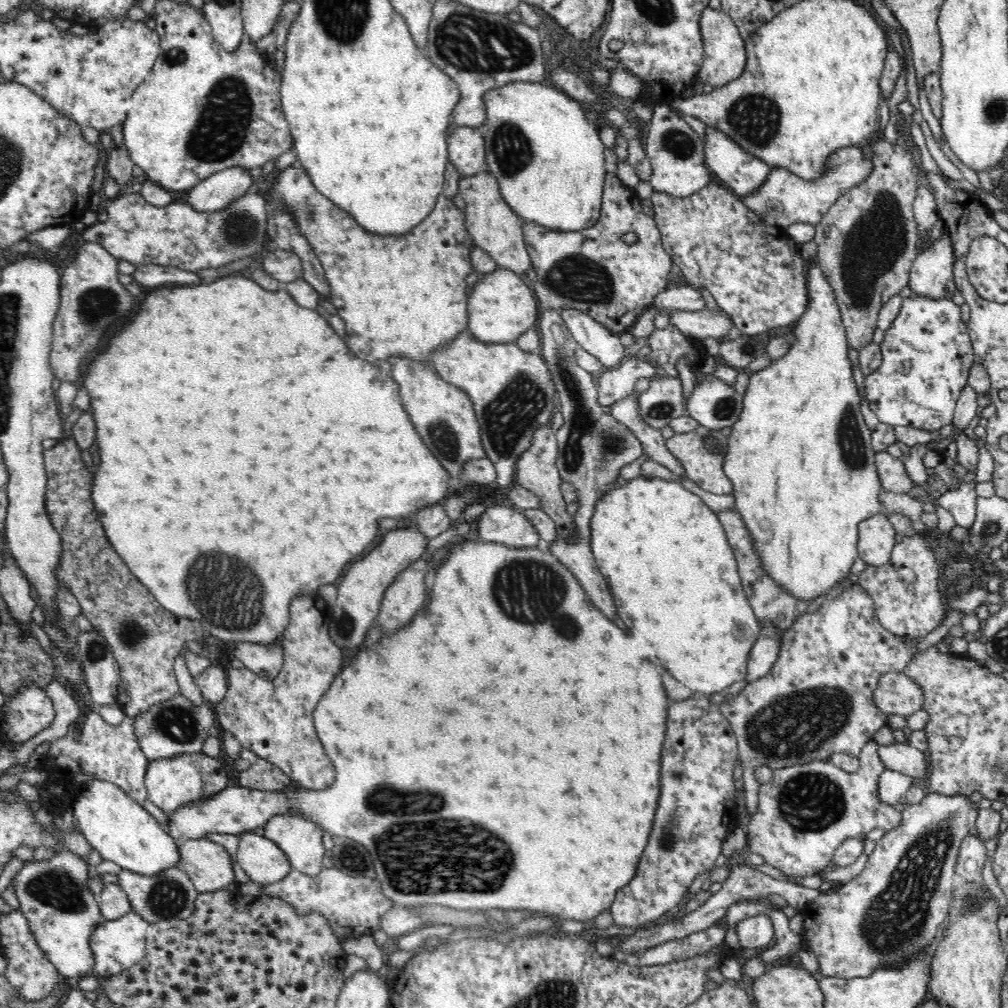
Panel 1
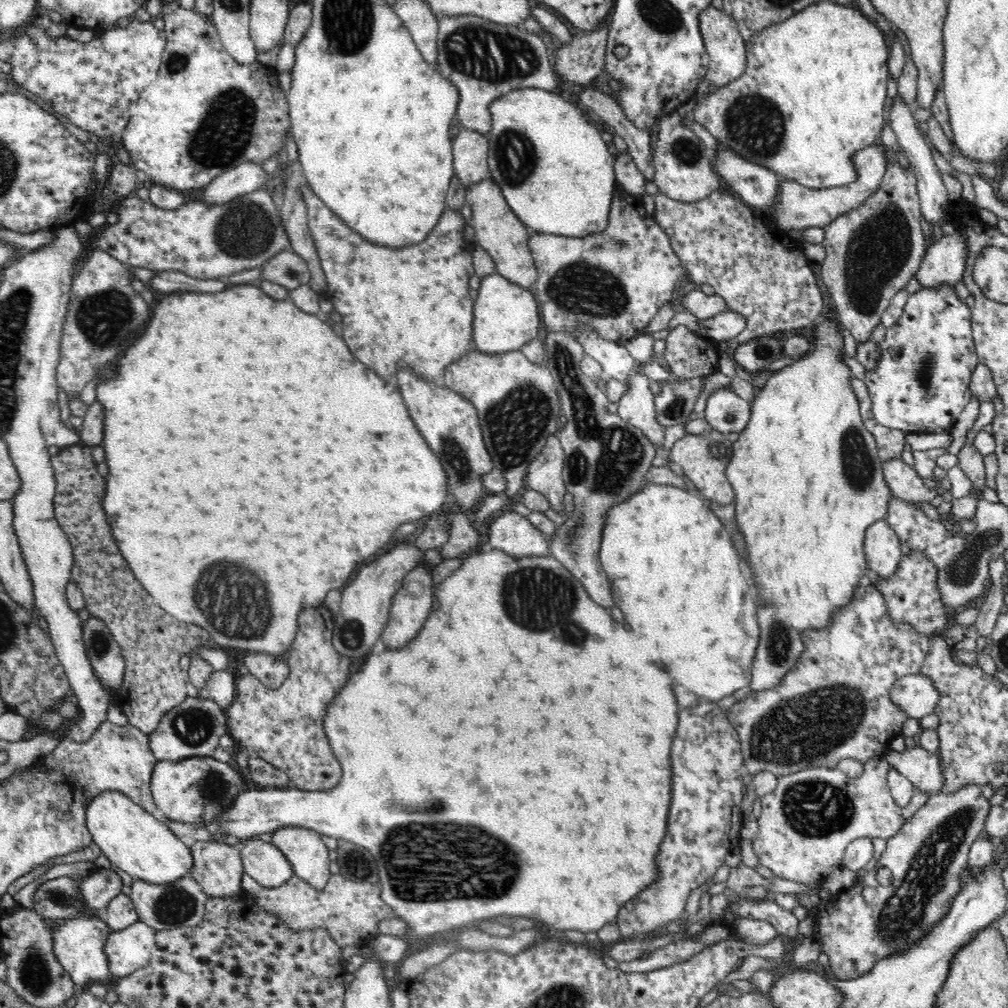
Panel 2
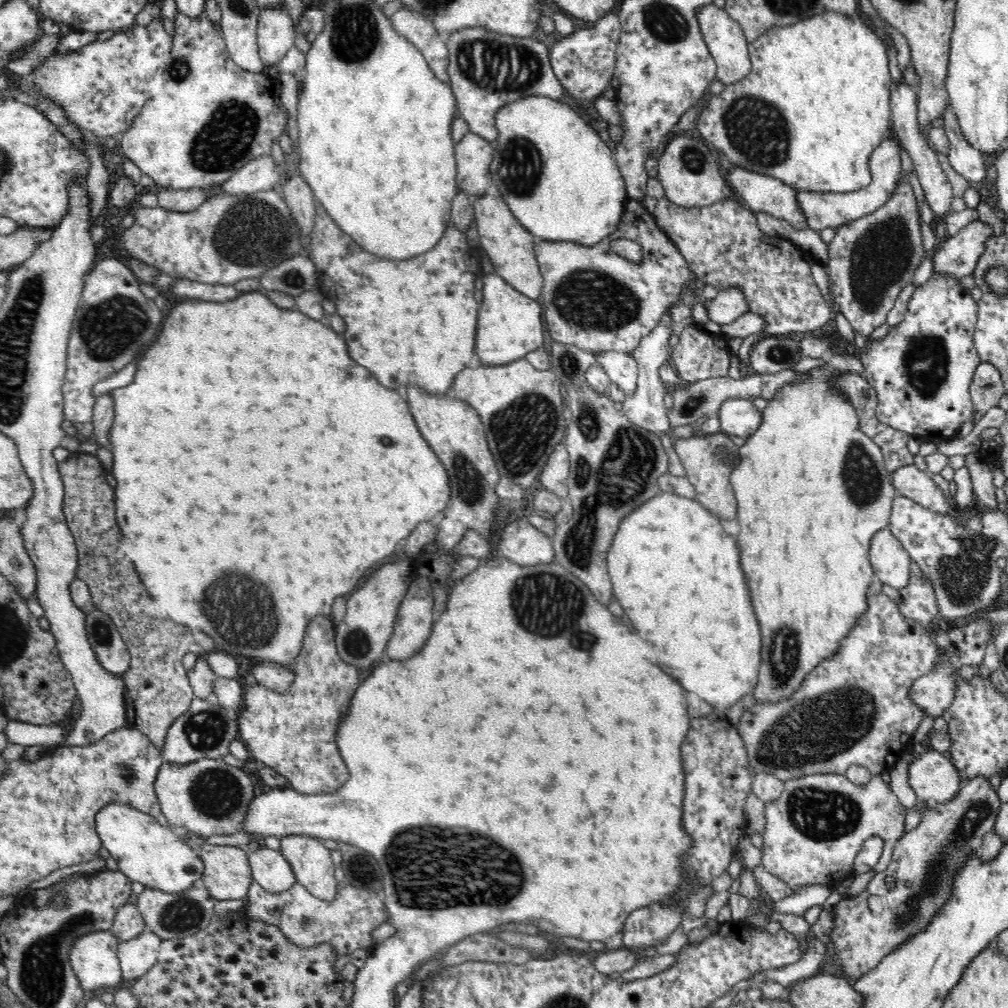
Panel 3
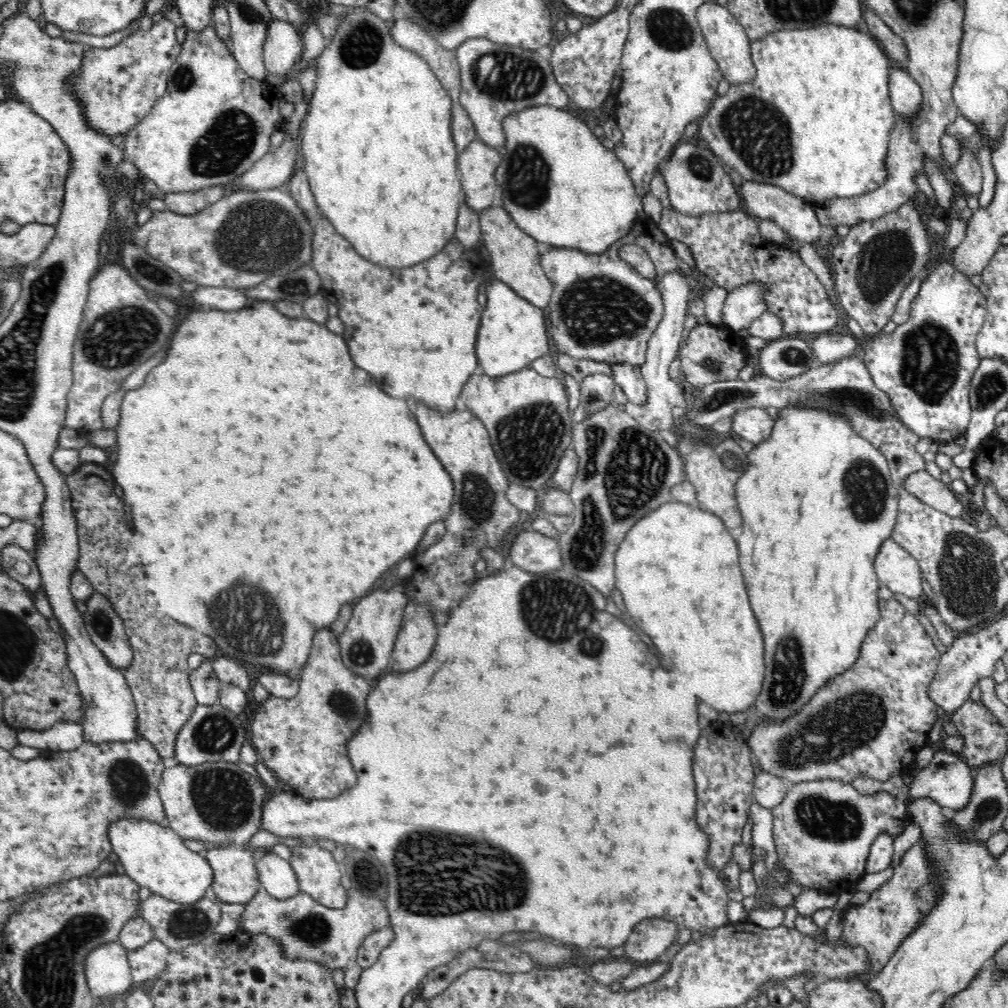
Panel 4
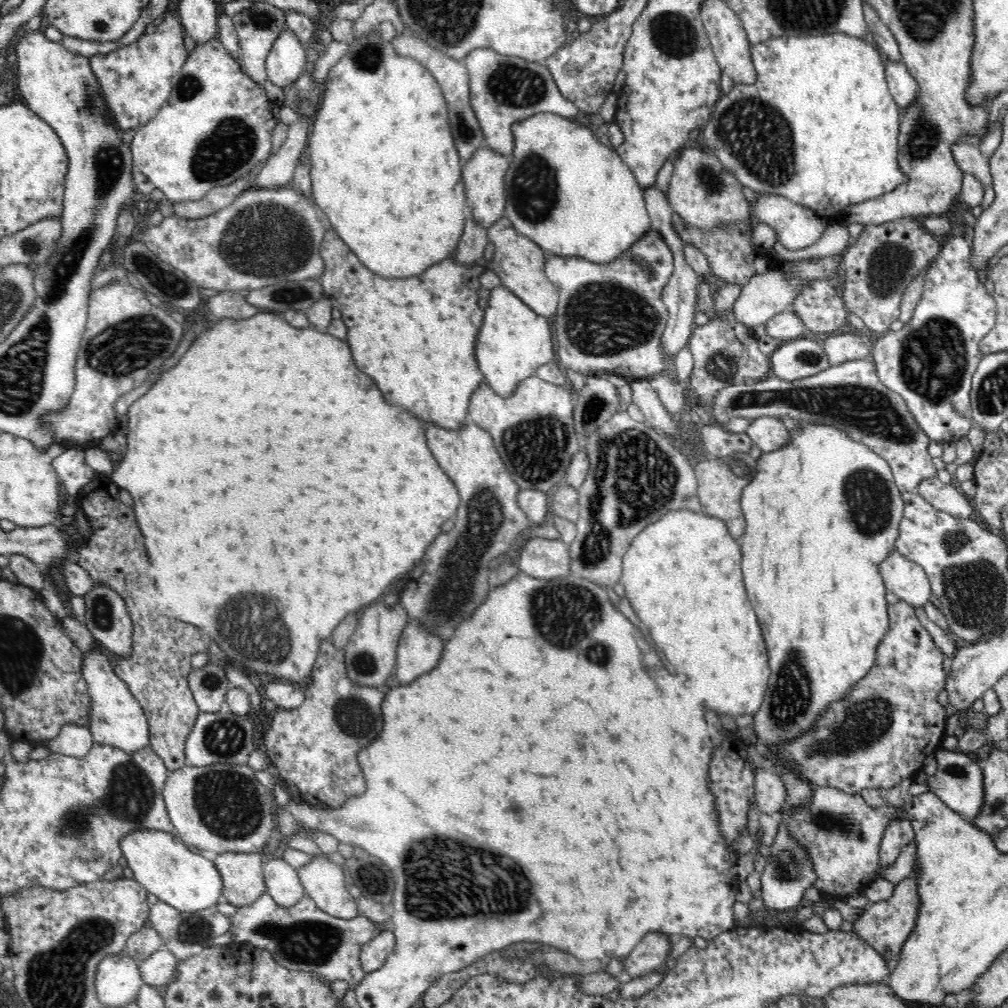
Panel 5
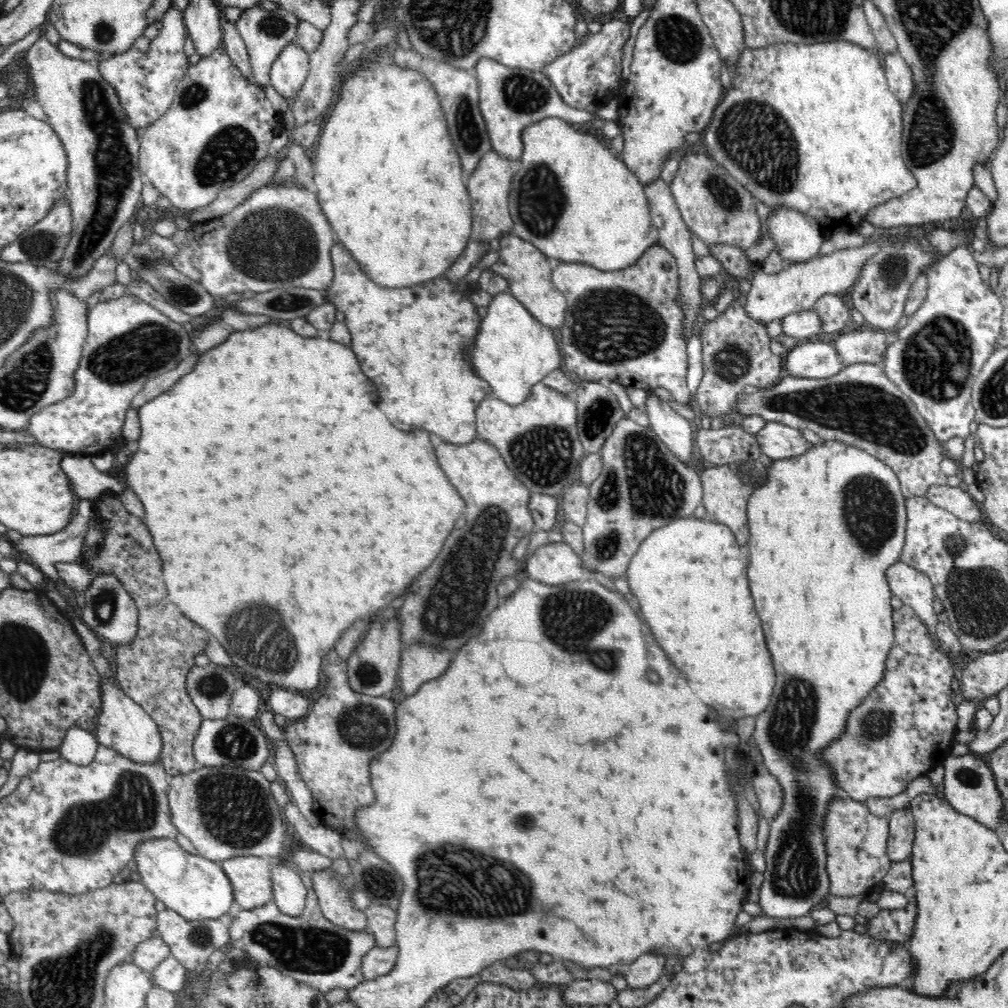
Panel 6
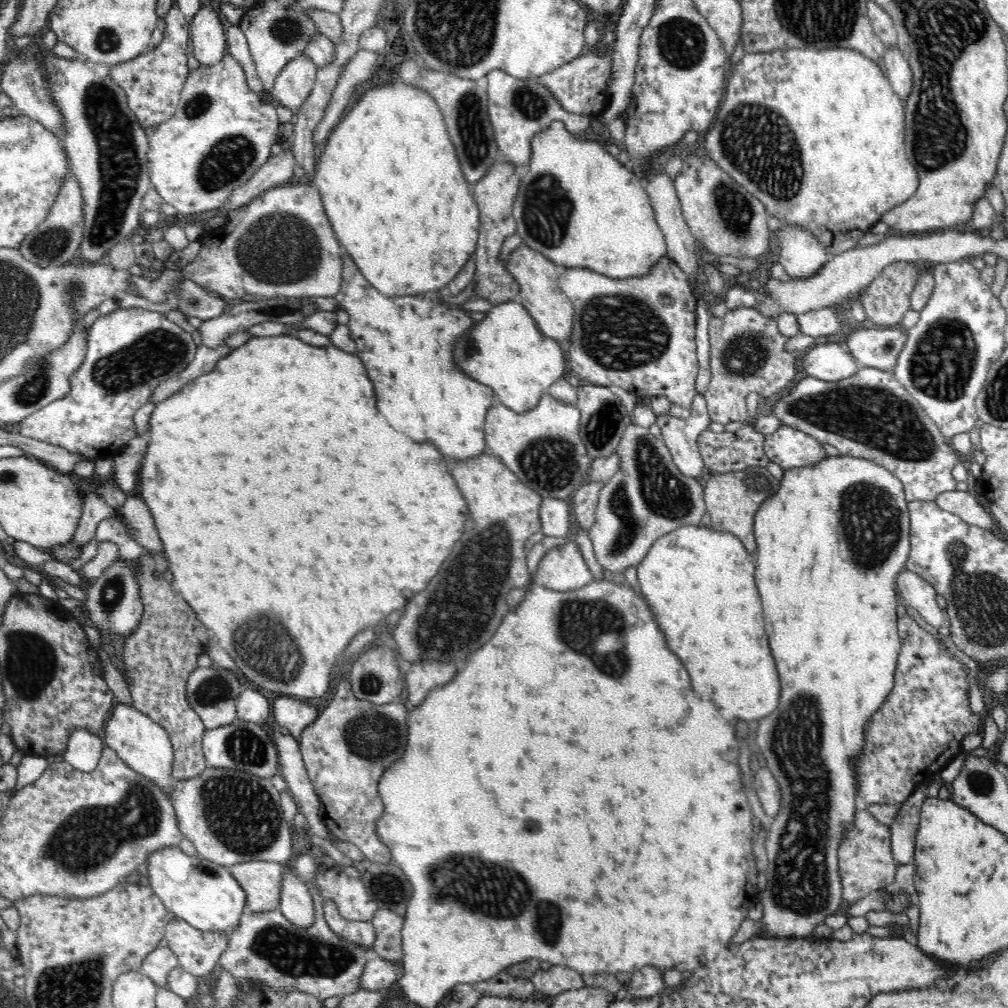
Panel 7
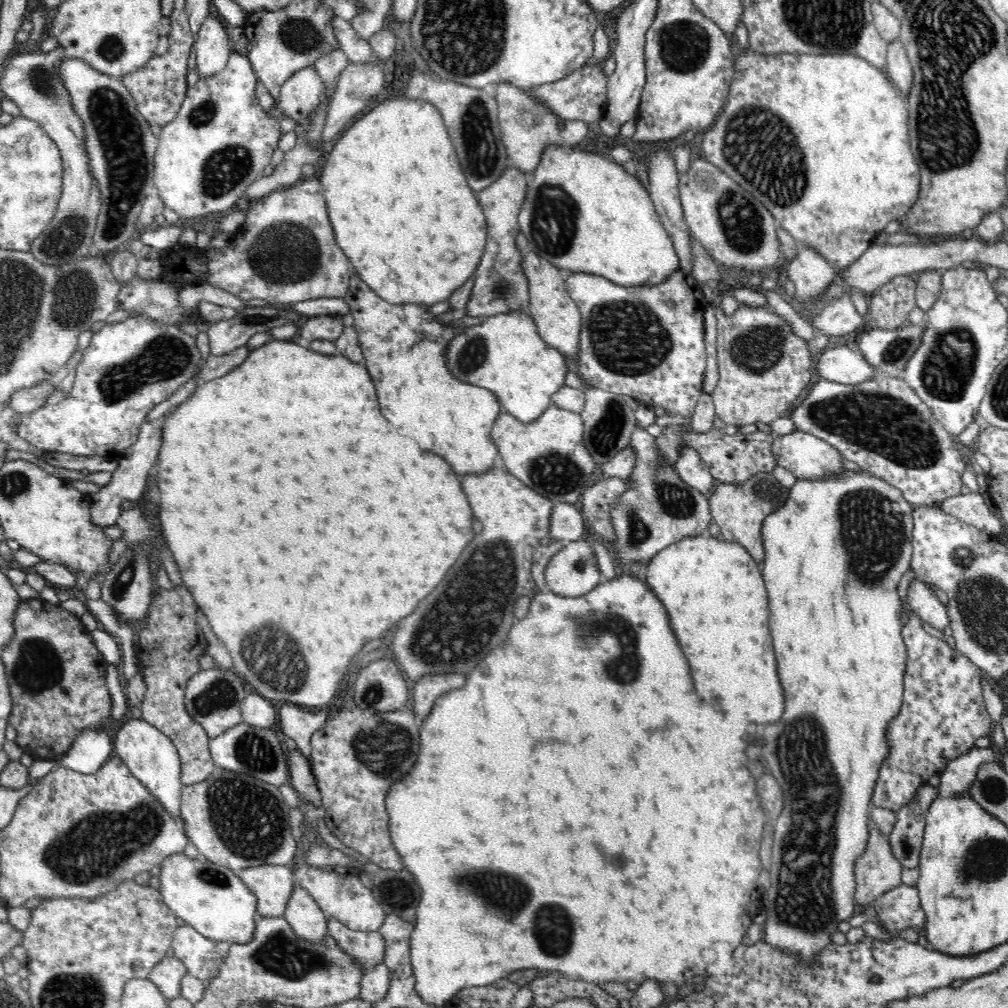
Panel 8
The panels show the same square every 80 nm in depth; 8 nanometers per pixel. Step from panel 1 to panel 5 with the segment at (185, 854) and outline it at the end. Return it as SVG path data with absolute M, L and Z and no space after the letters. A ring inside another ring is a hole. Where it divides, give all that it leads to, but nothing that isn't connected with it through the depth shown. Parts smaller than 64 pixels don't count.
M222 852L214 865L223 881L223 901L235 907L252 905L267 893L262 855L253 852Z

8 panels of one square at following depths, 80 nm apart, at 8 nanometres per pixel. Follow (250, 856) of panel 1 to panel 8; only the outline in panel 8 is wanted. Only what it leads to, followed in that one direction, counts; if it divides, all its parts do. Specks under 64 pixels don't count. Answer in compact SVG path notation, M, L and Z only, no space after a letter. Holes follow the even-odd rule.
M297 882L284 918L300 939L320 945L327 938L328 918L321 912L310 893Z

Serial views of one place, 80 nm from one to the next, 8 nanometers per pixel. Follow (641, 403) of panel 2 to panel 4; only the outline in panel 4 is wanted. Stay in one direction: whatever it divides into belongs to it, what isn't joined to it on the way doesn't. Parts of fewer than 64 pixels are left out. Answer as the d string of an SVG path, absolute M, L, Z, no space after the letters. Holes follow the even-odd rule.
M672 272L664 275L658 280L657 287L663 300L663 316L658 324L658 328L648 340L648 350L646 350L646 360L640 366L642 377L646 381L646 389L648 389L648 401L644 405L638 405L626 402L622 408L626 414L633 420L636 420L642 427L652 430L653 432L668 430L673 425L674 418L672 416L673 408L684 409L687 406L686 394L688 387L682 381L676 381L670 377L668 368L670 363L678 357L678 350L682 344L682 336L684 336L684 324L686 324L686 312L688 312L688 304L692 300L690 294L690 282L693 277L686 276L682 272Z

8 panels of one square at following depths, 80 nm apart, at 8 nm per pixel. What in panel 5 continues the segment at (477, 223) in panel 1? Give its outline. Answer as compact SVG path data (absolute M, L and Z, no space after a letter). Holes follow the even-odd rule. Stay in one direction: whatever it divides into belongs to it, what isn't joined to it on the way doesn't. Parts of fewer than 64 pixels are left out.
M505 215L486 228L487 237L494 244L494 254L491 270L500 278L501 284L511 290L524 304L527 304L536 314L548 320L553 320L558 308L558 289L550 282L545 273L546 258L544 251L533 241L522 236L513 227Z

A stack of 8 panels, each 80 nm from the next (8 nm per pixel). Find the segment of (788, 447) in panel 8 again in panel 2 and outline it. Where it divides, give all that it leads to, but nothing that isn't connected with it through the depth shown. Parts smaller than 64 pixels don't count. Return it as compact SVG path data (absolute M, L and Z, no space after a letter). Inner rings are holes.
M722 387L707 396L704 420L721 435L742 433L751 420L751 404L737 396L732 388Z

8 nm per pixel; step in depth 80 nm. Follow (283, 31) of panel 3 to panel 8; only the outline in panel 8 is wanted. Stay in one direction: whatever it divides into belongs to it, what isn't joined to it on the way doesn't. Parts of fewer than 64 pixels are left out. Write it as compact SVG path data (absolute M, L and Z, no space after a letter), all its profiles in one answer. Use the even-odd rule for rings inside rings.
M306 66L282 84L278 106L286 116L302 122L318 108L322 92L325 92L325 86L321 76L315 67Z

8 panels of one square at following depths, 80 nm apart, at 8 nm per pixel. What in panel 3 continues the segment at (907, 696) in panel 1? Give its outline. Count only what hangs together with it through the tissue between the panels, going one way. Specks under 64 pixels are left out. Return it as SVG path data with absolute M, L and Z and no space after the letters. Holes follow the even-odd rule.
M988 619L969 620L963 624L948 627L949 646L943 652L942 658L935 661L935 669L929 674L920 676L912 682L910 692L908 695L912 697L912 701L920 706L920 709L926 713L926 716L941 716L942 712L952 704L954 696L956 696L956 680L960 678L962 672L962 664L968 665L970 668L979 668L980 664L984 662L984 650L988 646L992 646L990 642L994 643L998 632L1000 632L1000 625Z

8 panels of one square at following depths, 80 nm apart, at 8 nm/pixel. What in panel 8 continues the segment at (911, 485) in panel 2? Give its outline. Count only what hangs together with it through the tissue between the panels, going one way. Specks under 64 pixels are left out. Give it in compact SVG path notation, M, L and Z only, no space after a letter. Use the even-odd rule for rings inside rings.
M980 493L958 494L940 502L939 507L965 524L997 537L1002 532L1003 522L994 515L985 495Z

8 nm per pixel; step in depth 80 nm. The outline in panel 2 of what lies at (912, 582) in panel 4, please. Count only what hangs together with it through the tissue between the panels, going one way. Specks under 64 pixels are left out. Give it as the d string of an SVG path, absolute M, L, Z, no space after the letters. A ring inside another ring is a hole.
M886 519L874 522L867 529L864 540L864 556L870 569L881 578L888 578L896 572L902 556L900 540L888 525Z

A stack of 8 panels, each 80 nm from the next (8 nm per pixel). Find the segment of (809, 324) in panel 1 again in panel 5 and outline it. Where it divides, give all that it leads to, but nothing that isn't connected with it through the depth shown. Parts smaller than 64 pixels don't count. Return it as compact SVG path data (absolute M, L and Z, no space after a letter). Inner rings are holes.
M799 423L799 425L797 430L789 430L791 439L788 444L784 444L776 452L763 452L757 460L755 477L744 486L742 496L740 496L740 508L746 523L746 529L740 542L742 551L740 566L748 598L758 617L765 640L768 664L772 668L770 678L768 678L768 692L764 696L764 704L754 714L758 744L764 750L774 744L798 738L804 732L812 730L814 728L812 724L816 722L818 714L824 714L828 704L842 700L860 678L864 678L871 672L872 664L876 662L876 648L878 648L880 640L884 639L884 634L888 632L887 588L882 580L882 575L880 575L880 564L896 547L896 540L900 535L900 520L904 514L904 501L896 486L891 467L886 460L880 458L865 444L850 439L844 431L828 427L828 425L810 425L810 423Z

